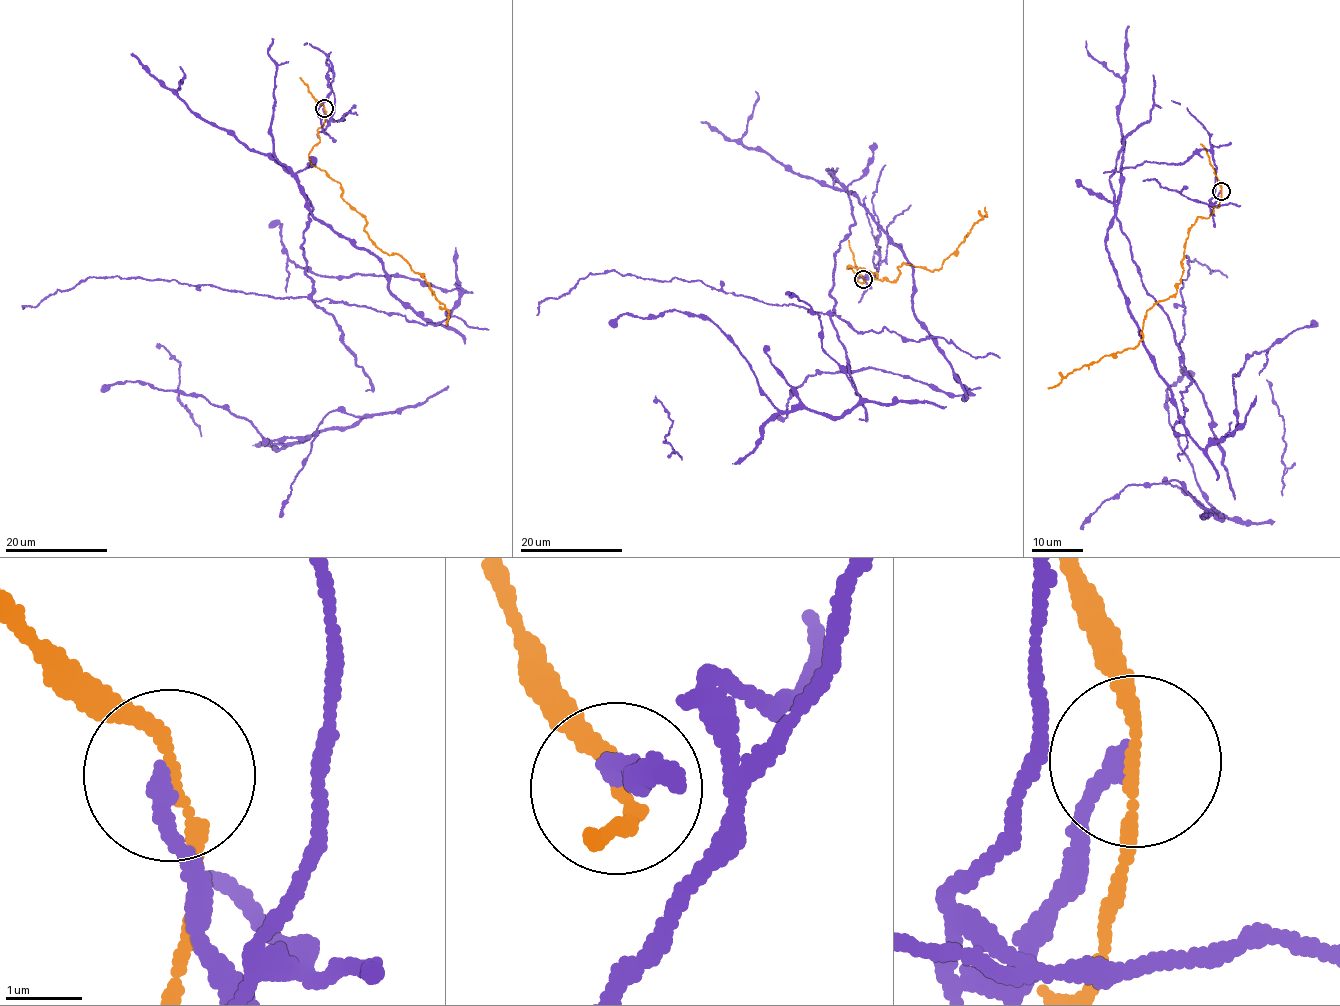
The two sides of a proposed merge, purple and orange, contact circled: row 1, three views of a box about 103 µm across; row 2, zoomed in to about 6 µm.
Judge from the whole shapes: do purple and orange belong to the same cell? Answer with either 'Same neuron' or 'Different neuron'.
Different neuron

